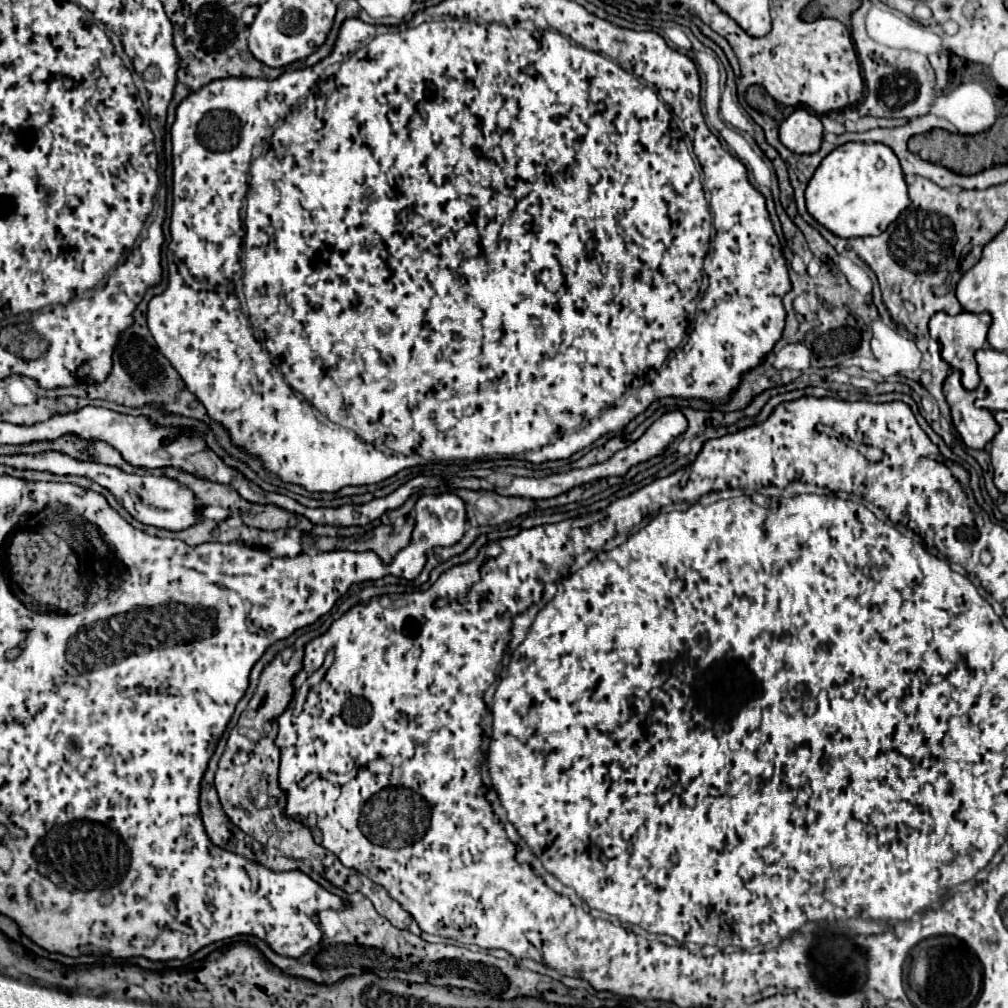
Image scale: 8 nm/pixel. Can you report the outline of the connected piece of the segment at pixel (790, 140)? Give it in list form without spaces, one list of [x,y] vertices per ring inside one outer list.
[[[794,110],[782,124],[780,124],[780,140],[782,144],[796,152],[796,154],[814,154],[820,150],[824,126],[820,118],[806,110]]]

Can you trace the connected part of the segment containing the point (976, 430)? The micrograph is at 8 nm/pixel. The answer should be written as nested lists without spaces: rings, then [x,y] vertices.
[[[954,370],[944,382],[944,396],[952,410],[952,422],[966,446],[982,450],[998,432],[998,424],[990,410],[974,408],[976,392],[962,388],[960,372]]]

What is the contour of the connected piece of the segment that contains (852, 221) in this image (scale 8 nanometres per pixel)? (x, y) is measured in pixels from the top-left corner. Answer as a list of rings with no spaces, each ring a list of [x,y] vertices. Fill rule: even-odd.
[[[848,142],[834,148],[806,188],[806,208],[824,228],[840,238],[878,236],[910,206],[908,186],[894,150],[882,142]]]

